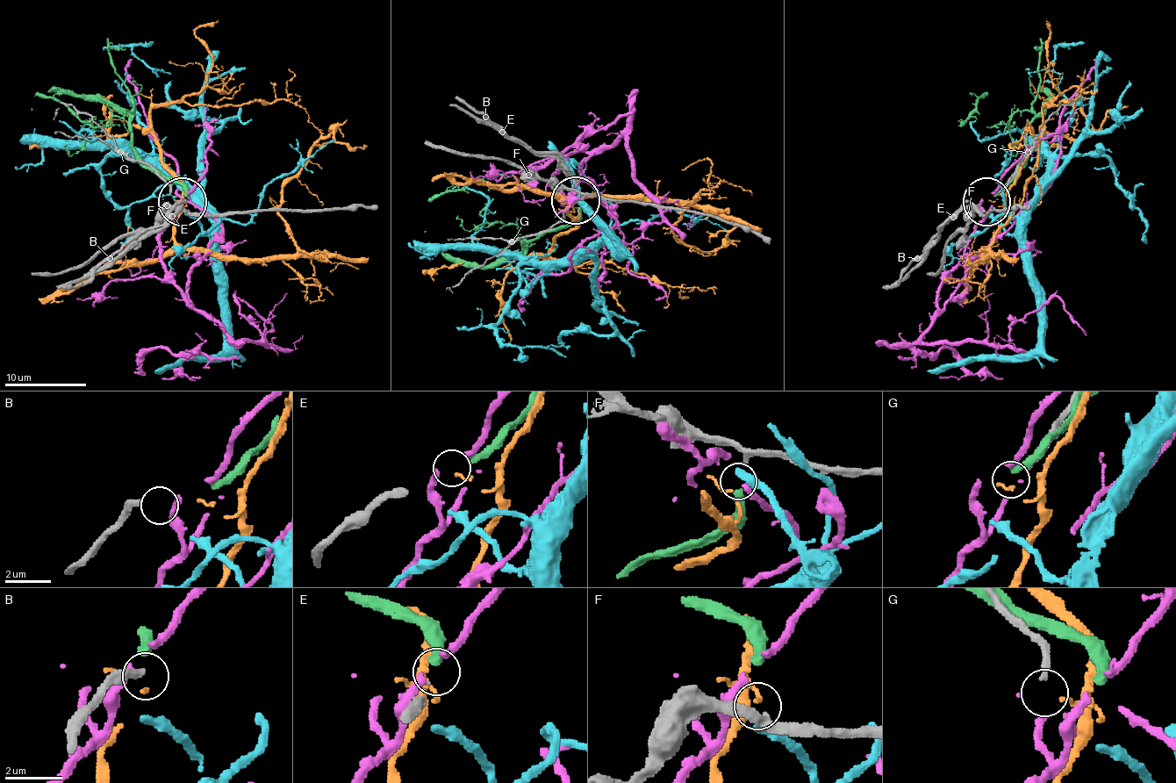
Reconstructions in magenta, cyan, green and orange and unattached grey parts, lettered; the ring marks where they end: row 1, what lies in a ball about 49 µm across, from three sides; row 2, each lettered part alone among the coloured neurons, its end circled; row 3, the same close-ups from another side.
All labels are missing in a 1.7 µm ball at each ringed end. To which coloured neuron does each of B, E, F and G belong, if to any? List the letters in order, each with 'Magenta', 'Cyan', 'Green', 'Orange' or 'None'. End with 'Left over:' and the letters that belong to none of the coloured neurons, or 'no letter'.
B: None
E: Green
F: None
G: Magenta
Left over: B, F

